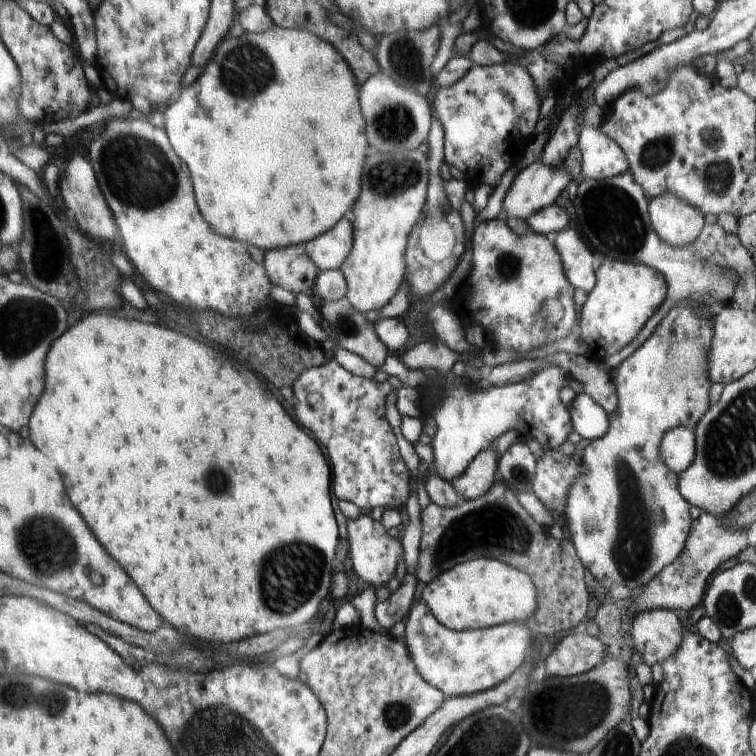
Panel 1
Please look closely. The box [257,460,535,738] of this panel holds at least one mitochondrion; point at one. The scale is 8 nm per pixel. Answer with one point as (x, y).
(396, 713)

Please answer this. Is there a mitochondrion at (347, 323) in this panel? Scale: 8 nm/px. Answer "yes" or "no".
yes

